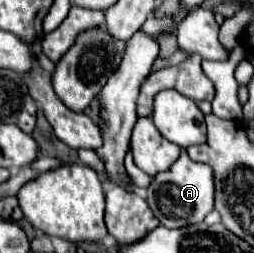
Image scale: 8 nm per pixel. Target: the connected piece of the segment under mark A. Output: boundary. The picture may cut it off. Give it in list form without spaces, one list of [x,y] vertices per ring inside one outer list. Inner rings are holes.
[[[186,153],[166,173],[158,173],[148,187],[148,205],[158,215],[164,227],[186,227],[190,223],[202,223],[204,217],[214,209],[214,181],[212,171],[204,163],[190,161]]]

